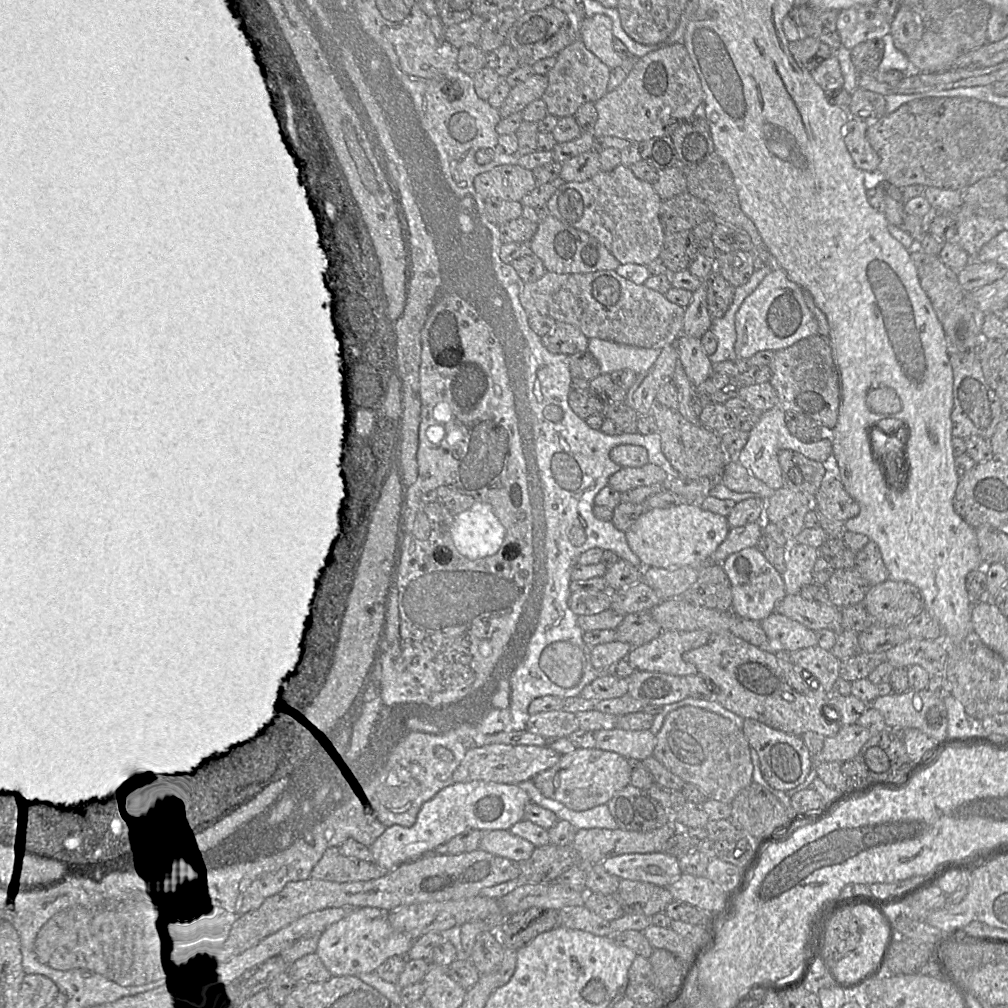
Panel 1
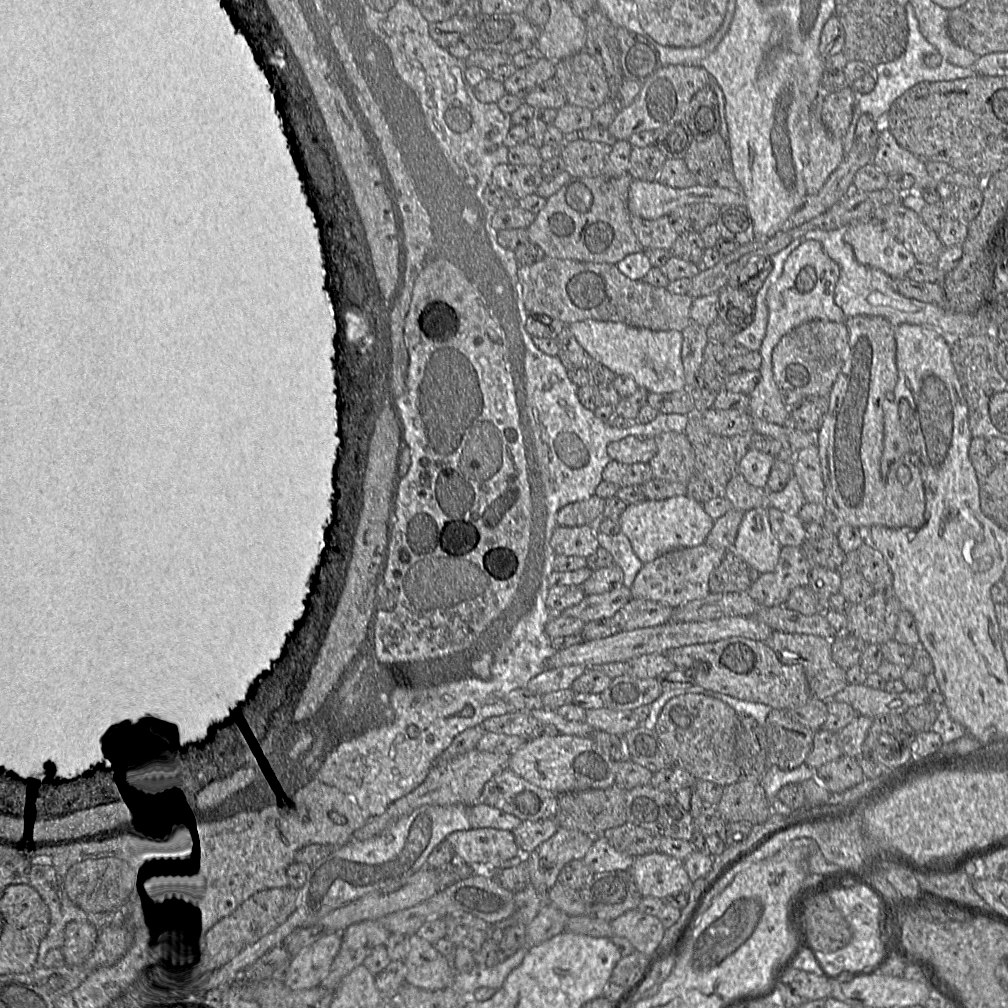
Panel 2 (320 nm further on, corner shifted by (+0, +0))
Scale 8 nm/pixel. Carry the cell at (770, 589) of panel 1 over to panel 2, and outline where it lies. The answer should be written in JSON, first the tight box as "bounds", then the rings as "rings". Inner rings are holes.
{"bounds":[732,508,781,574],"rings":[[[755,508],[744,513],[732,550],[760,574],[776,567],[781,544],[774,535],[767,508]]]}

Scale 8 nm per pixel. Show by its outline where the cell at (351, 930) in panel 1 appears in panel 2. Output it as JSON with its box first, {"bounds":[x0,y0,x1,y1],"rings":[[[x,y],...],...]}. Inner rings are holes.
{"bounds":[284,932,341,990],"rings":[[[329,932],[289,960],[284,984],[293,990],[319,986],[341,947],[341,932]]]}

